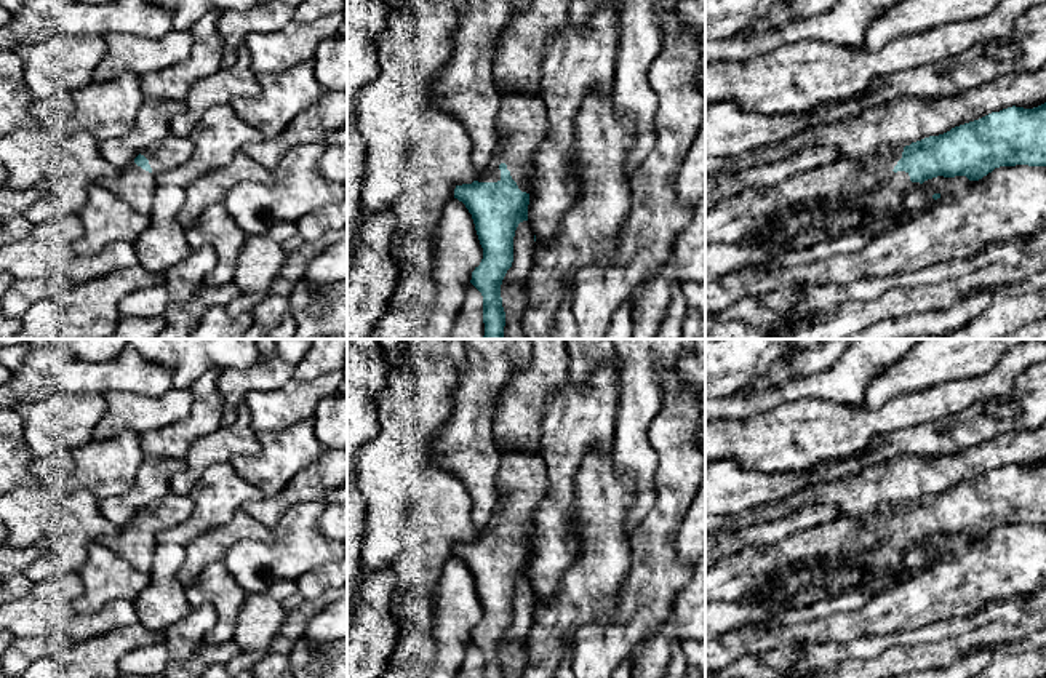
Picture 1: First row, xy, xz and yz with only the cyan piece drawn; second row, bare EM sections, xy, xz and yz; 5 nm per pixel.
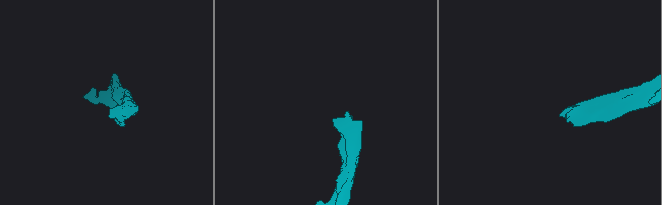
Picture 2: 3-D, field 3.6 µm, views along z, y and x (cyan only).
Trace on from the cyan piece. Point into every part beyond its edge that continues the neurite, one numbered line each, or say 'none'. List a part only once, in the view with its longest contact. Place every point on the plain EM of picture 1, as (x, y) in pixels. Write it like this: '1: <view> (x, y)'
1: xz (522, 478)

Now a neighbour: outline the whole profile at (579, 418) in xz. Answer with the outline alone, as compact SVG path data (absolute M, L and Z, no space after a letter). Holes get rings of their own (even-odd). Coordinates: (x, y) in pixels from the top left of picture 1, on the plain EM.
M609 363L598 366L585 384L566 381L547 403L541 456L549 485L533 515L528 563L529 584L547 601L579 550L576 473L592 449L614 448L617 405Z

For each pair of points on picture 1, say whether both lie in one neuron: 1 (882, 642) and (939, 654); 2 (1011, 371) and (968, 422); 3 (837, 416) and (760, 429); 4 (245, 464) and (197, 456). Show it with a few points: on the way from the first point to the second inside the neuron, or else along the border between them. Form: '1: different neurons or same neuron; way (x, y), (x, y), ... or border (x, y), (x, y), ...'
1: different neurons; border (934, 642), (888, 646), (875, 656), (862, 659)
2: different neurons; border (1016, 378), (1010, 394), (976, 402), (950, 414)
3: same neuron; way (818, 429), (779, 429)
4: different neurons; border (256, 434), (258, 450), (229, 461)

